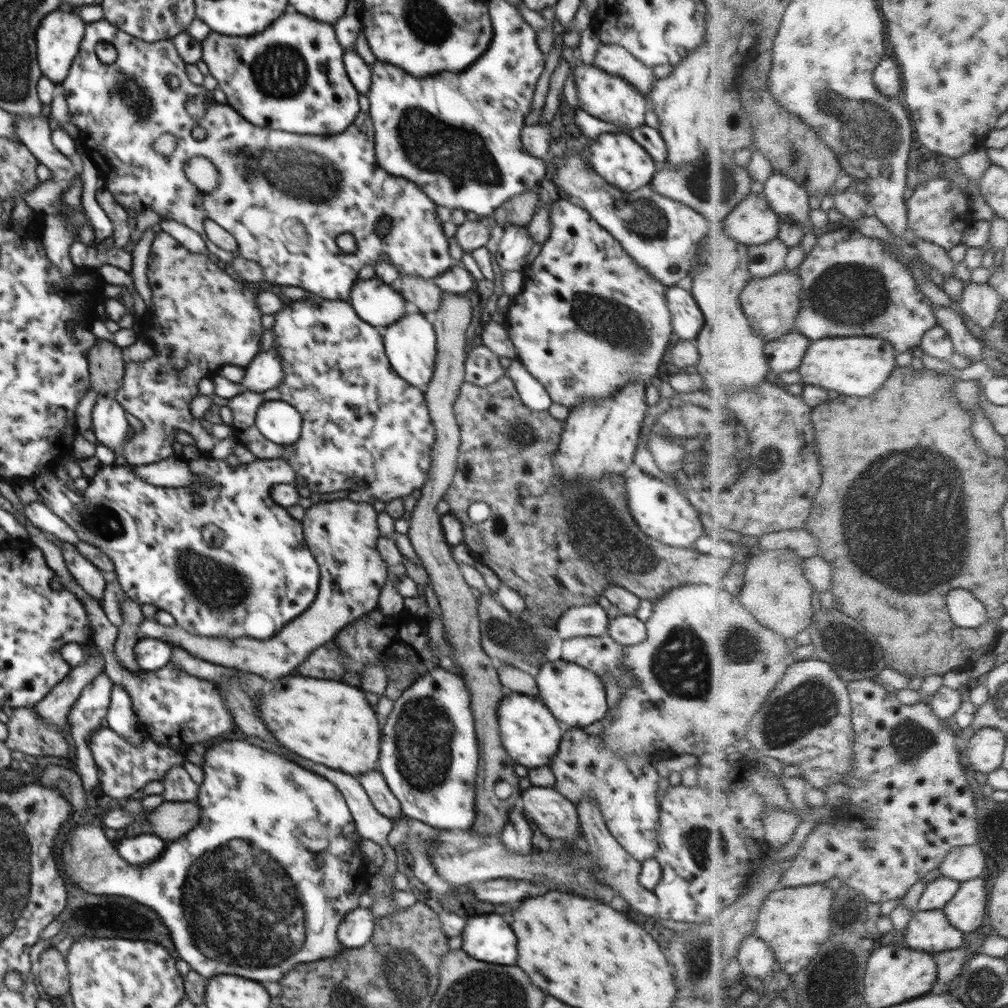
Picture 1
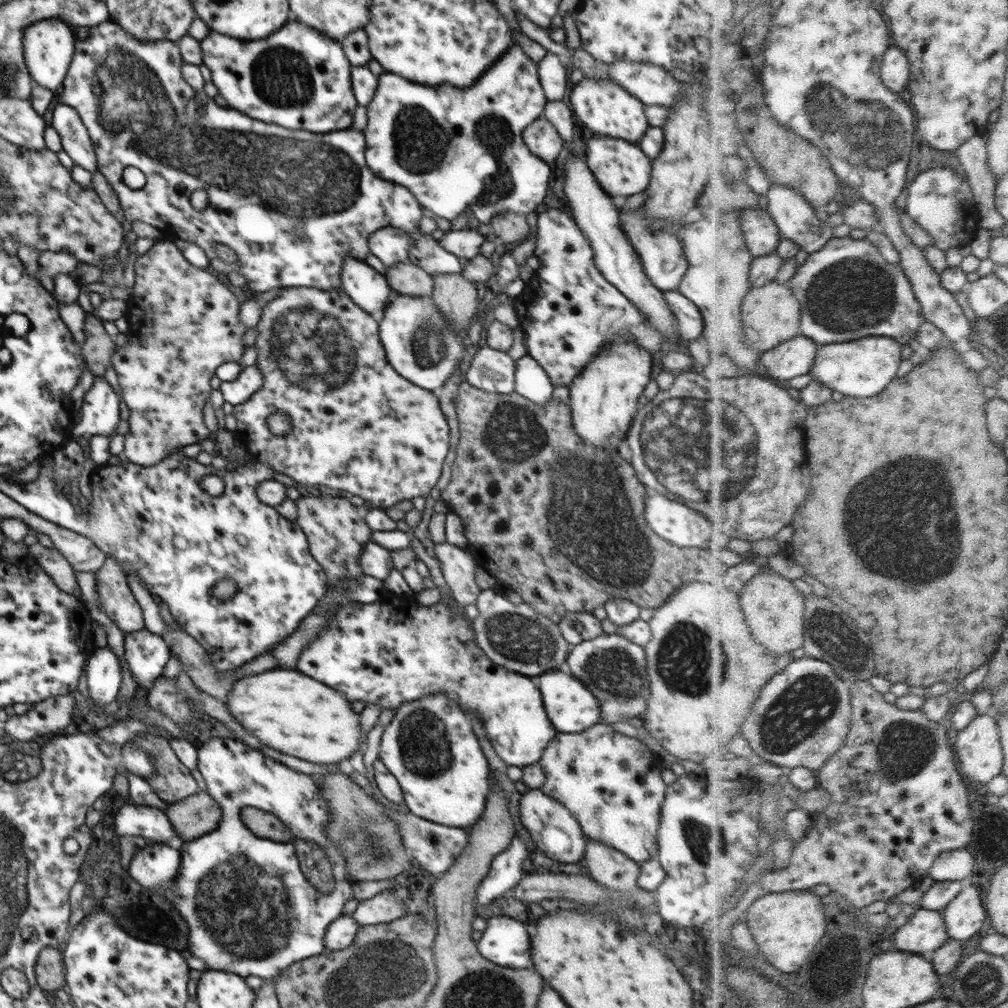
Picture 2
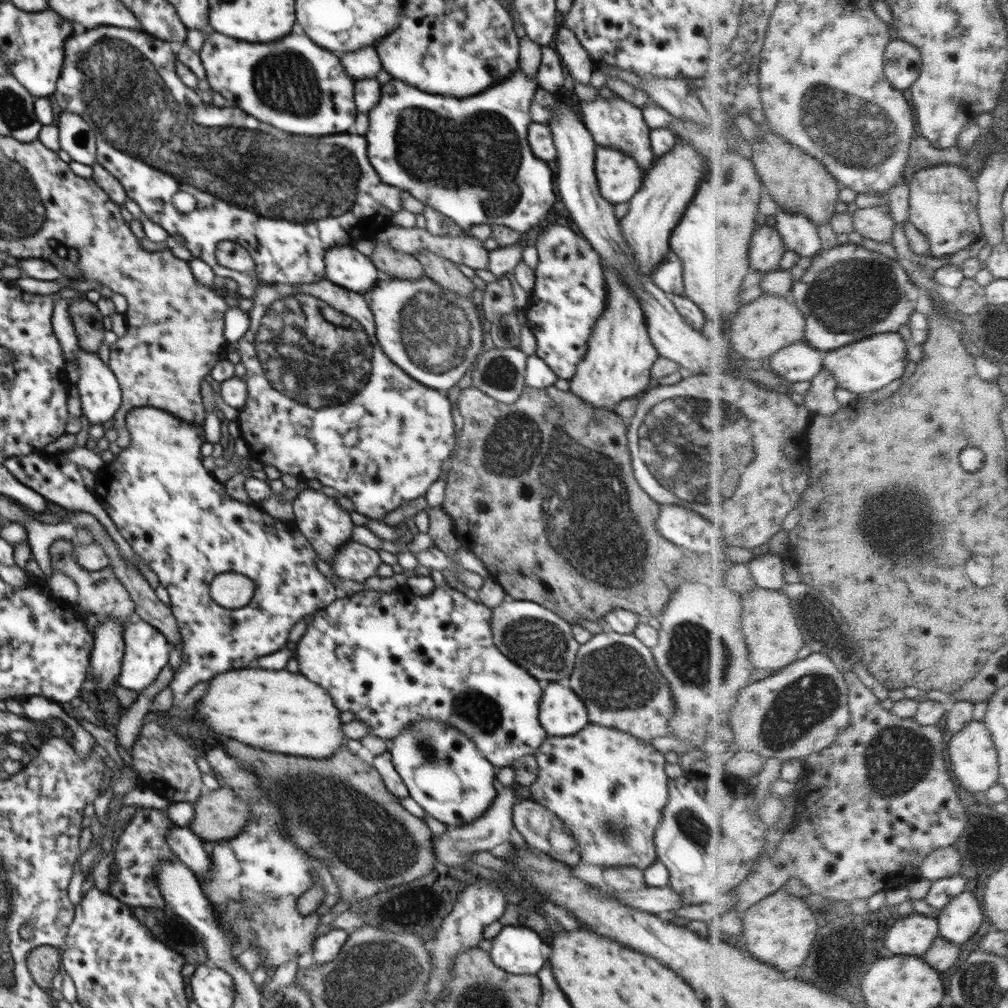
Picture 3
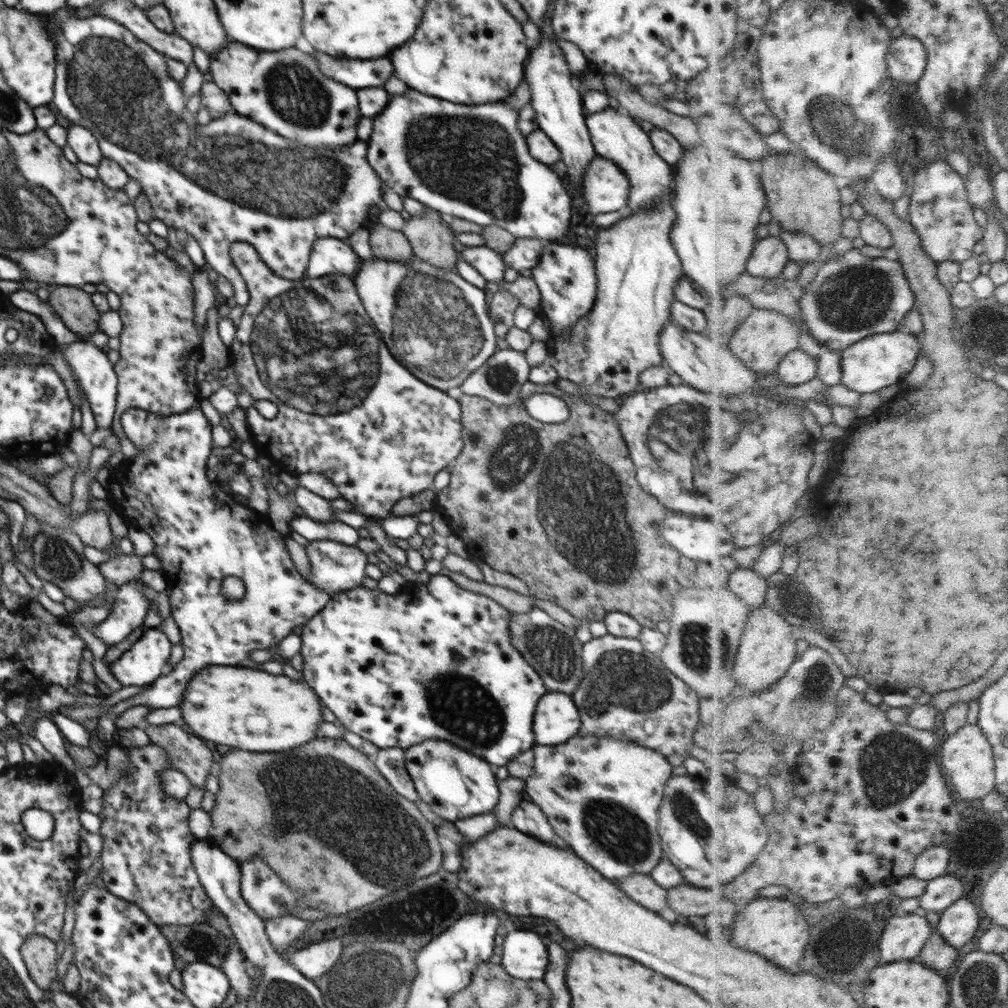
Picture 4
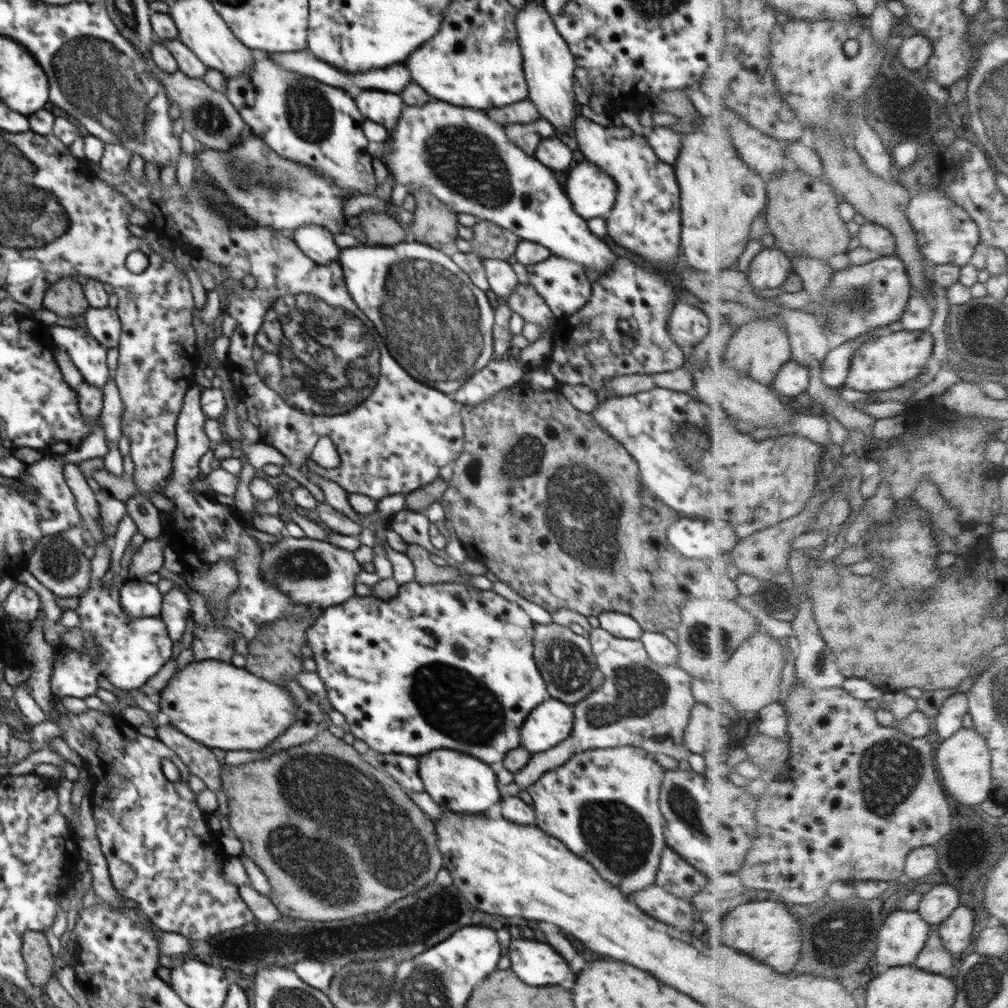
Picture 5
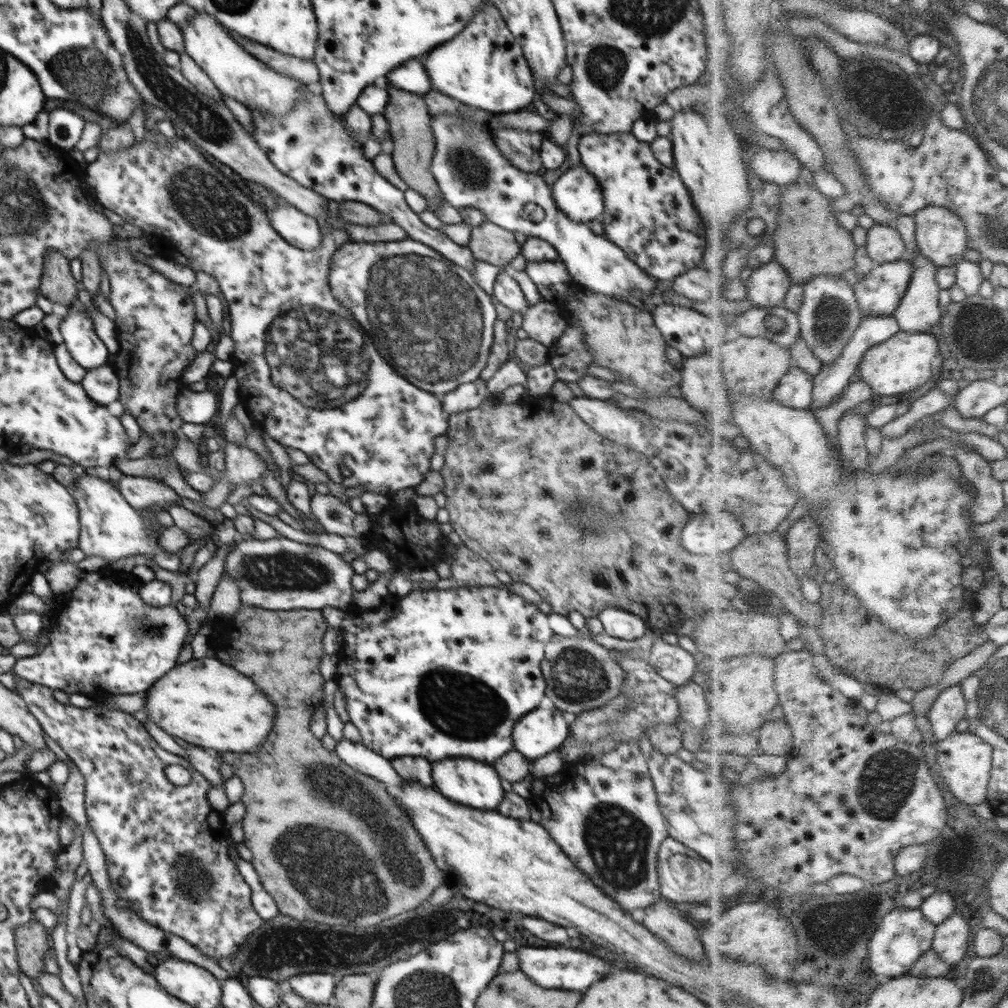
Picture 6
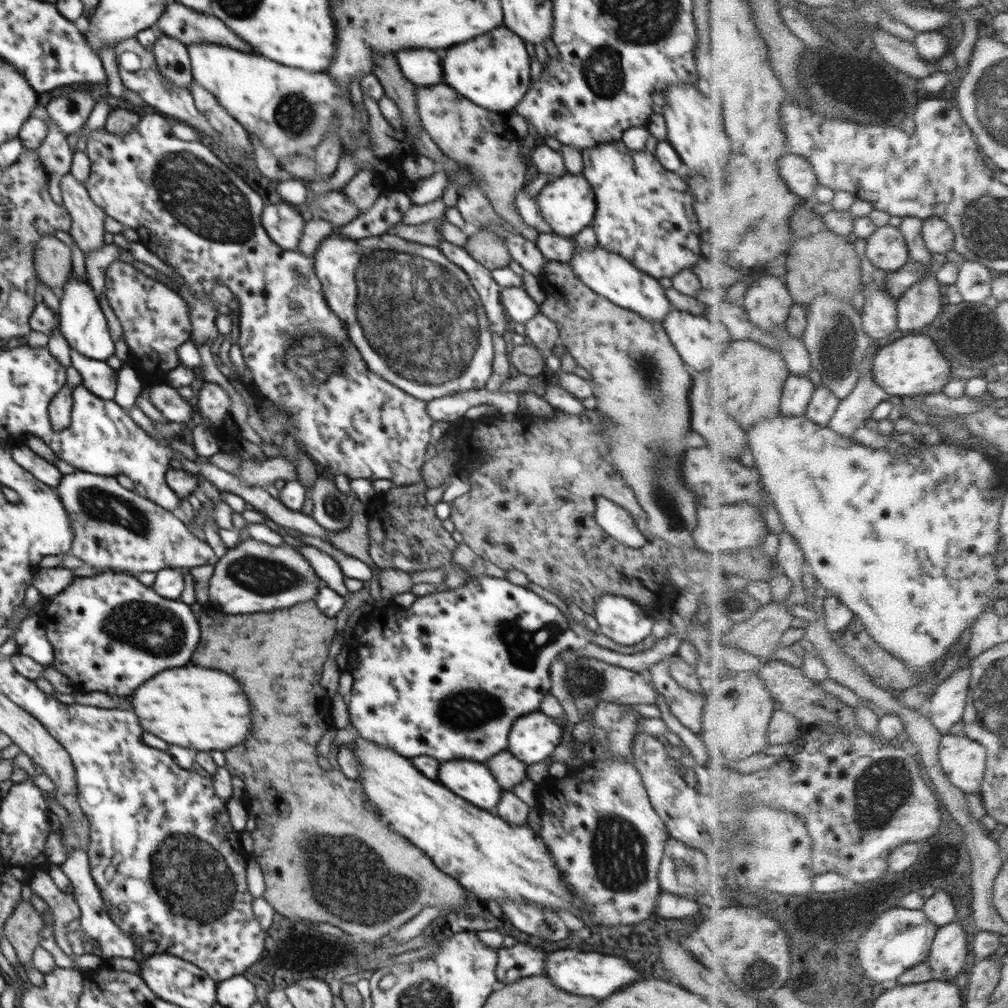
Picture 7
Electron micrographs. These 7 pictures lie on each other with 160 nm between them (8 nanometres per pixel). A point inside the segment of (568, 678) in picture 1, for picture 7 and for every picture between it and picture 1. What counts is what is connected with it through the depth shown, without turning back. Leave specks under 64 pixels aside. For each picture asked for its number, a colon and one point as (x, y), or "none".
2: (571, 707)
3: (561, 713)
4: (556, 719)
5: (551, 722)
6: (542, 731)
7: (533, 737)

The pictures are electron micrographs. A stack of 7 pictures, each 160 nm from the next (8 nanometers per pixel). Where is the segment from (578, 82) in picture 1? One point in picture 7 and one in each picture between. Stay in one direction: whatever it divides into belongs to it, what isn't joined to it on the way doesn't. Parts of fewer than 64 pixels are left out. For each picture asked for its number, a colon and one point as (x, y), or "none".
2: (602, 107)
3: (615, 123)
4: (617, 136)
5: (646, 219)
6: (649, 214)
7: (645, 213)

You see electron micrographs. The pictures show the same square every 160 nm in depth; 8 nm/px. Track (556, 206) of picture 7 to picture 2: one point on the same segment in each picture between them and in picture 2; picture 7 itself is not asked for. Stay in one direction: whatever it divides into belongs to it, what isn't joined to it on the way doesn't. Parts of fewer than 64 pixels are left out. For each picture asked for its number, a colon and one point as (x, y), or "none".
2: (621, 168)
3: (619, 177)
4: (605, 189)
5: (592, 192)
6: (576, 193)

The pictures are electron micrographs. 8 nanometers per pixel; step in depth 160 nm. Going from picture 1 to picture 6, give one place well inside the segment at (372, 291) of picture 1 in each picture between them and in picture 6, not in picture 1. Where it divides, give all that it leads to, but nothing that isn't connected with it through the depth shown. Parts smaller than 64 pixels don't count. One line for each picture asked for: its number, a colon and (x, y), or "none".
2: (370, 290)
3: (347, 267)
4: (329, 255)
5: (318, 243)
6: (299, 229)

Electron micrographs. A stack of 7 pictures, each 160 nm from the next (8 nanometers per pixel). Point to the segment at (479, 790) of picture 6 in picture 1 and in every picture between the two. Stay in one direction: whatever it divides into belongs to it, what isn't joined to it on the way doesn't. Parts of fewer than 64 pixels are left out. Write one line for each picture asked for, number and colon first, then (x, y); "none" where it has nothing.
1: (429, 755)
2: (429, 746)
3: (446, 775)
4: (455, 784)
5: (459, 783)

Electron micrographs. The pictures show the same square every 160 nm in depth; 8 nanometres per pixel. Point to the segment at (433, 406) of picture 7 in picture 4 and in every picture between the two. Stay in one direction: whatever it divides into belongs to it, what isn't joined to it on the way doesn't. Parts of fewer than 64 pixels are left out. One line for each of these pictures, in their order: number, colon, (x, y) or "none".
4: (500, 378)
5: (499, 374)
6: (469, 396)

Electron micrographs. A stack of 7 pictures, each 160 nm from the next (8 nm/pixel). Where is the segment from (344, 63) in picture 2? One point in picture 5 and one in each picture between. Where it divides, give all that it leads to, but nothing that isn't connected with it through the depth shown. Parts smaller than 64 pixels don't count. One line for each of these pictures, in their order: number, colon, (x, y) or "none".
3: (301, 88)
4: (284, 90)
5: (304, 120)

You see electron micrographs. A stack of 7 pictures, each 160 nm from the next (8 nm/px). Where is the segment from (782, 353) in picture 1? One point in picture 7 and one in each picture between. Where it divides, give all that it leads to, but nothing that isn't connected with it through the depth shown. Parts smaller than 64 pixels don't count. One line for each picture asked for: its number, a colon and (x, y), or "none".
2: (796, 357)
3: (801, 361)
4: (798, 367)
5: (795, 378)
6: (797, 389)
7: (799, 391)

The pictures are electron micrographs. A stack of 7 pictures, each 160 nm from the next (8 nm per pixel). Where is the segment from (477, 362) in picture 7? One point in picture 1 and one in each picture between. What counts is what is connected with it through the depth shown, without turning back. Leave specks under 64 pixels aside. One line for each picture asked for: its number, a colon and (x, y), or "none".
1: (410, 343)
2: (419, 343)
3: (420, 326)
4: (414, 306)
5: (428, 311)
6: (448, 322)

